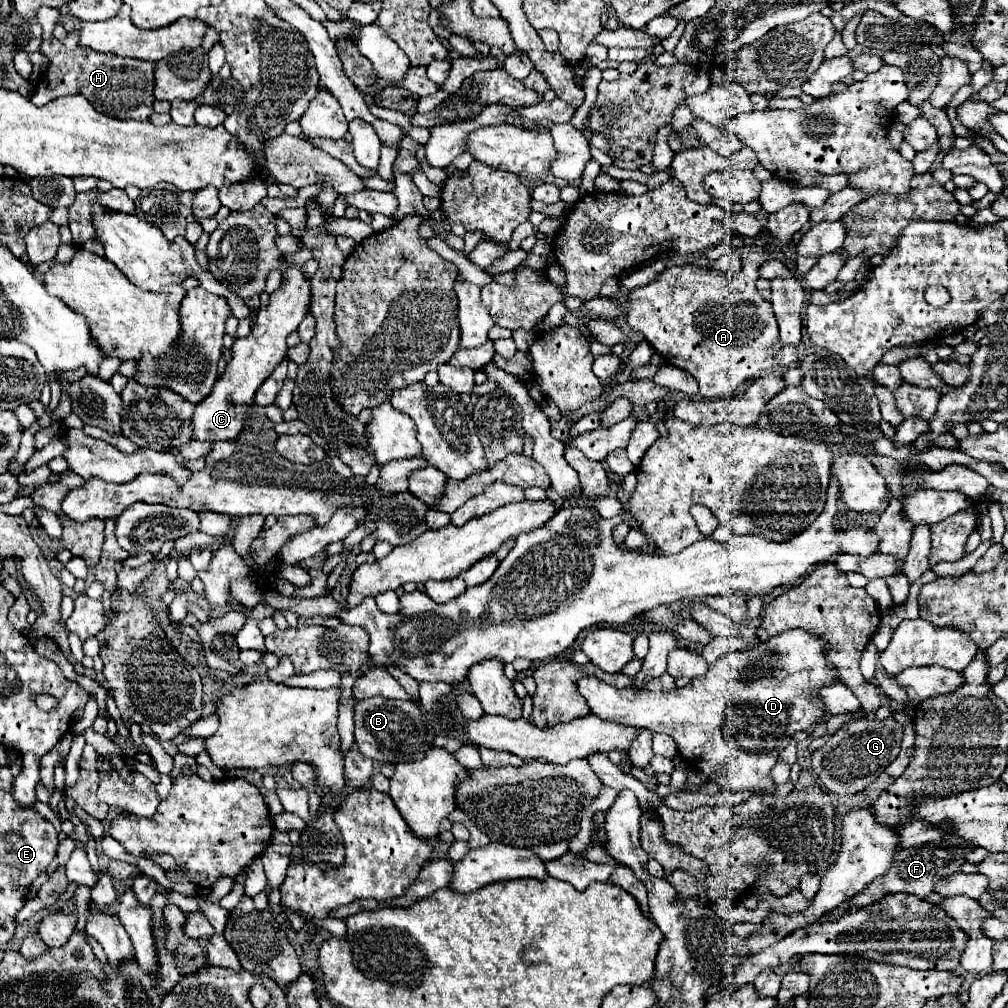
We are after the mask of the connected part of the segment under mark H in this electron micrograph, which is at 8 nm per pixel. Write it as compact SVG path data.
M76 33L66 35L62 41L58 39L42 41L40 53L48 57L50 67L44 79L36 85L36 91L32 93L32 103L46 105L60 95L82 93L96 107L96 111L108 117L146 121L152 115L152 103L154 103L152 87L154 87L156 63L116 57L108 53L96 53L92 49L78 47L76 41L78 41Z

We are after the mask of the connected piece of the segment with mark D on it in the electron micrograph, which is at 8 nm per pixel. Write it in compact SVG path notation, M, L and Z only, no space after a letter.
M792 629L782 635L776 635L766 643L758 643L748 651L734 651L722 655L714 665L708 667L708 671L700 679L692 679L682 689L672 689L666 693L636 689L632 691L626 687L616 689L596 679L594 675L584 675L578 683L578 691L586 699L590 713L598 715L604 721L614 721L630 727L646 727L654 733L665 733L676 739L684 763L690 769L704 773L708 781L718 783L722 789L732 793L744 793L756 787L764 787L766 791L770 791L774 787L770 771L776 765L778 753L790 743L796 731L810 729L826 717L826 711L822 709L822 701L816 691L826 685L838 683L838 677L836 669L828 663L824 655L824 643L816 635Z

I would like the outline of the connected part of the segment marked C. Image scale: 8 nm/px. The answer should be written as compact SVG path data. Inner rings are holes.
M292 265L284 273L280 289L270 295L268 307L258 309L256 325L252 327L250 335L234 341L230 349L232 361L226 365L224 373L216 381L208 399L196 405L196 411L192 415L192 439L210 441L210 443L236 439L236 435L244 427L246 409L254 405L254 395L258 387L270 377L274 367L284 359L288 351L286 337L298 329L300 321L306 317L308 305L310 305L310 281L302 275L300 267Z

